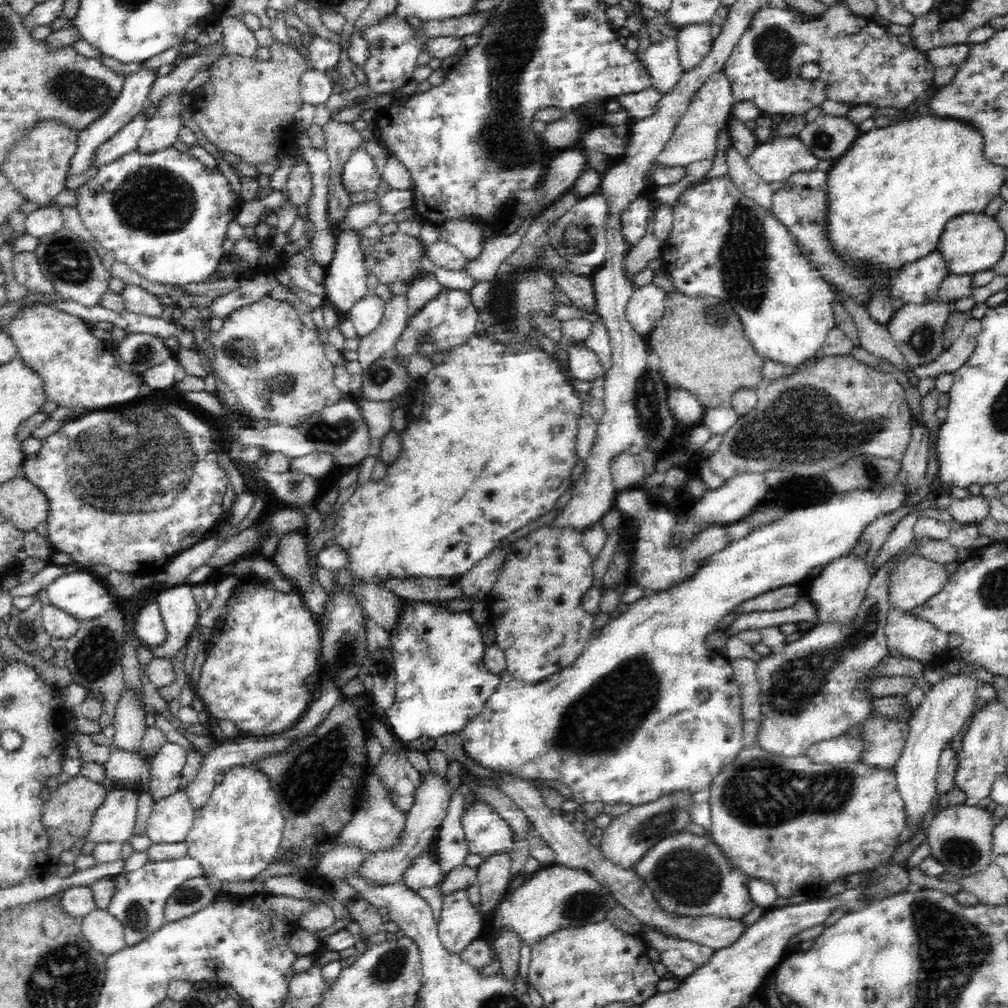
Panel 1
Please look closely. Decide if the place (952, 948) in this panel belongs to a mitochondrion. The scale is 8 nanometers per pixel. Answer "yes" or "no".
yes

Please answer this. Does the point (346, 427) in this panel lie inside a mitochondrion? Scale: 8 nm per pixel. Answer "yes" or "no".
yes

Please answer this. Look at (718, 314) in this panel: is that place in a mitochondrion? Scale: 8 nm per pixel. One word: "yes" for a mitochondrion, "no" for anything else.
yes

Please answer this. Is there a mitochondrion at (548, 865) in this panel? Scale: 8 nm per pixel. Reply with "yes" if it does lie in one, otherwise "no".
no

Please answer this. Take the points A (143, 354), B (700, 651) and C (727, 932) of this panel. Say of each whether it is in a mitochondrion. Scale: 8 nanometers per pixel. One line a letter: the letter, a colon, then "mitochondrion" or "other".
A: mitochondrion
B: other
C: other

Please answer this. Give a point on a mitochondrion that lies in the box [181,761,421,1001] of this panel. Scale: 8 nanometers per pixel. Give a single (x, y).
(388, 969)

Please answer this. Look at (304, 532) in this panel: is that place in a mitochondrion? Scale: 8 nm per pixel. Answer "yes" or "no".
no

